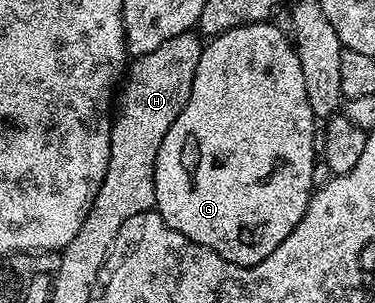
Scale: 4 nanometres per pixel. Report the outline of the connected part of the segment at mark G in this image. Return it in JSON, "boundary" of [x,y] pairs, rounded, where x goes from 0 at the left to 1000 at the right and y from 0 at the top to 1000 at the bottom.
{"boundary":[[[691,69],[683,83],[645,83],[629,96],[603,96],[587,122],[560,125],[544,145],[536,168],[536,195],[525,195],[525,234],[515,248],[515,287],[504,300],[504,340],[493,340],[483,380],[472,380],[472,393],[461,393],[461,419],[451,419],[451,432],[440,432],[440,459],[429,459],[429,485],[419,498],[419,538],[413,541],[413,690],[429,710],[429,723],[440,723],[440,736],[451,736],[451,749],[461,749],[461,762],[483,762],[483,776],[493,776],[493,789],[515,789],[515,802],[536,802],[547,815],[579,828],[579,842],[589,842],[589,855],[600,855],[611,868],[632,868],[635,875],[683,875],[696,868],[717,842],[728,842],[728,828],[739,828],[739,815],[749,815],[749,802],[760,802],[760,776],[771,776],[771,762],[781,762],[781,749],[792,749],[803,736],[805,713],[813,710],[819,673],[832,647],[835,614],[843,607],[845,426],[840,439],[840,413],[845,413],[845,393],[835,380],[835,353],[824,353],[824,314],[813,314],[813,248],[803,248],[803,208],[797,205],[797,185],[787,178],[779,125],[757,99],[755,109],[733,86],[733,76]]]}

